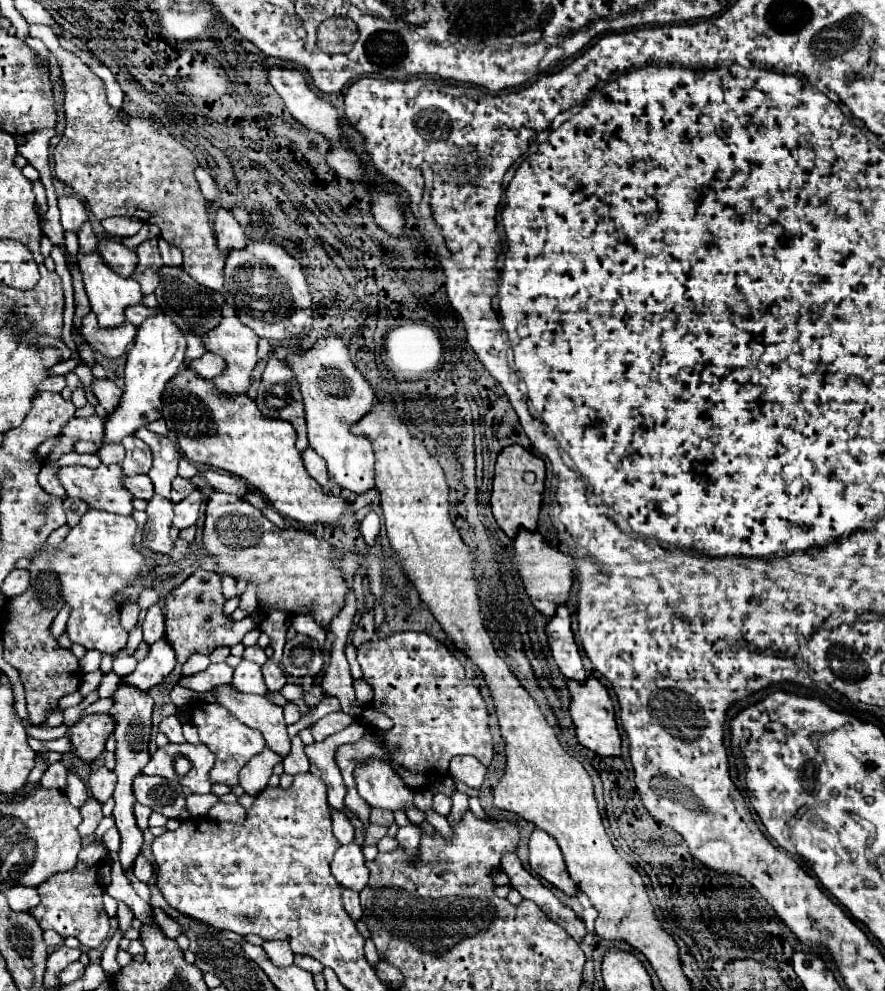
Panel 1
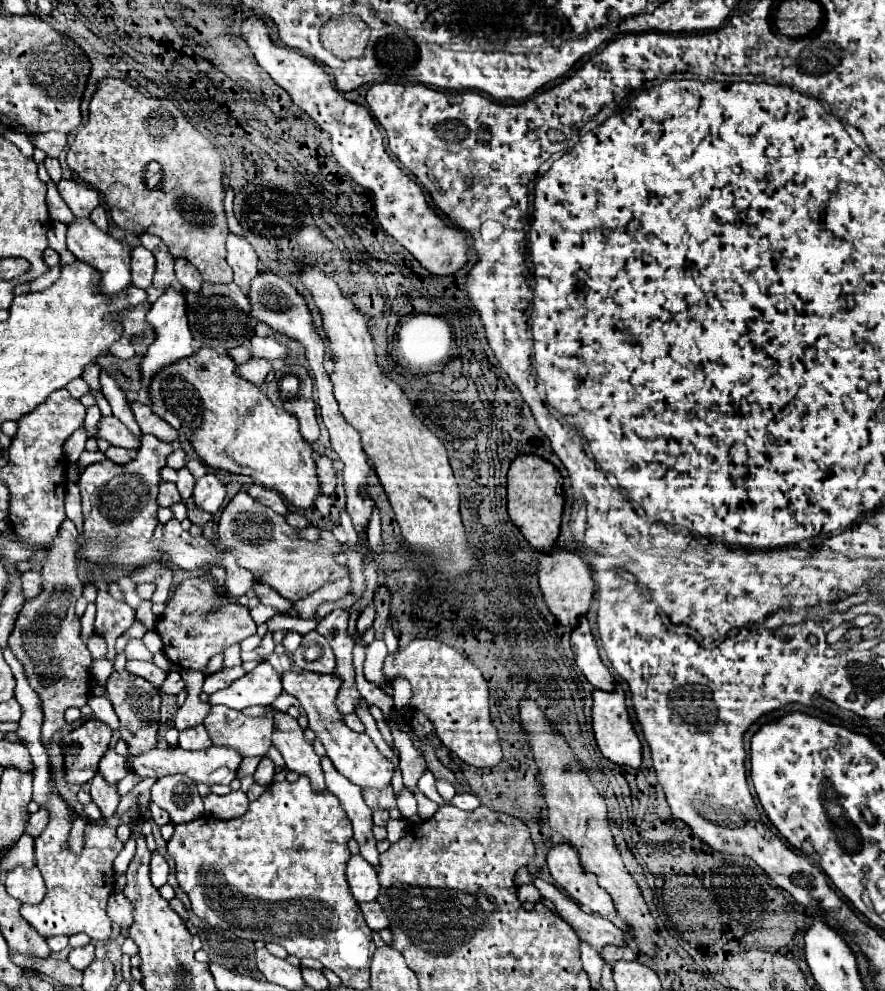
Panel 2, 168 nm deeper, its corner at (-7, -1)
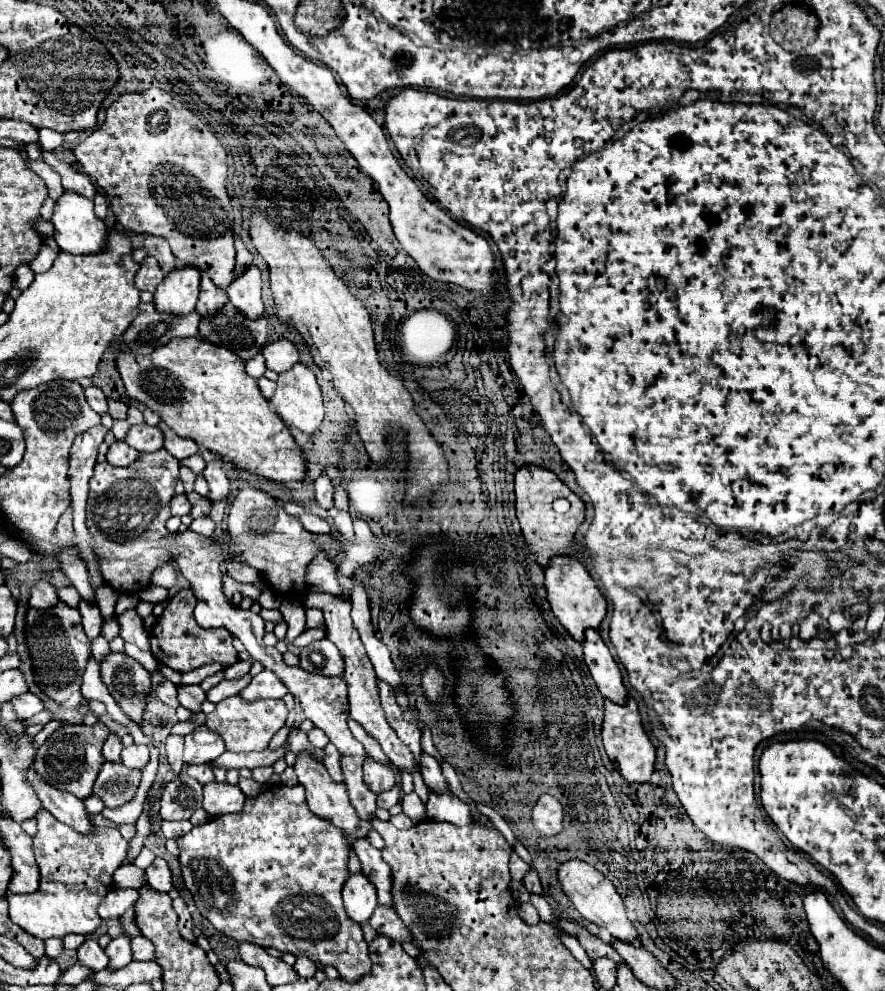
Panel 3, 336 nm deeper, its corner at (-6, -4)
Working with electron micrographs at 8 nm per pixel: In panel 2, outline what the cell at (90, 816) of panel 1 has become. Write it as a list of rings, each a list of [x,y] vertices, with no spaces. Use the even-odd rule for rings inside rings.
[[[98,774],[90,784],[90,796],[92,796],[92,802],[100,808],[102,812],[102,820],[110,818],[114,812],[116,812],[116,806],[118,806],[118,792],[116,792],[116,786],[110,786],[104,782],[104,778]]]

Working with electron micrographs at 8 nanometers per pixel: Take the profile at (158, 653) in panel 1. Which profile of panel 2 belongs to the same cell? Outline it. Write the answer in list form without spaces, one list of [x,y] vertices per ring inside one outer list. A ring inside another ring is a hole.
[[[168,672],[168,676],[164,678],[162,686],[158,688],[158,692],[164,692],[164,694],[178,694],[182,688],[184,688],[184,680],[182,680],[180,672]]]

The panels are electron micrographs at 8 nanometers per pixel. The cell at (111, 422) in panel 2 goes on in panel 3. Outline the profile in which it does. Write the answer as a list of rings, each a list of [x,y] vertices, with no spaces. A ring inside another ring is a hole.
[[[147,423],[131,427],[125,443],[129,443],[131,447],[135,447],[141,453],[147,451],[159,451],[163,449],[163,431],[159,427],[151,427]]]

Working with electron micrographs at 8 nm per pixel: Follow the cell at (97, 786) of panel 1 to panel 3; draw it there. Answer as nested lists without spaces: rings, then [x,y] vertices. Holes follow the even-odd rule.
[[[109,733],[109,737],[107,737],[107,741],[105,741],[105,745],[103,745],[103,755],[105,755],[105,759],[107,761],[121,761],[121,749],[123,749],[123,743],[121,743],[121,739],[115,735],[115,733]]]

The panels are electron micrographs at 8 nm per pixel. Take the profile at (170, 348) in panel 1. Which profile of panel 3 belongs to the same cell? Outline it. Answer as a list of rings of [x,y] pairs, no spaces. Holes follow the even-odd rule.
[[[183,265],[167,273],[155,291],[155,307],[165,313],[187,315],[195,309],[201,273],[195,265]]]

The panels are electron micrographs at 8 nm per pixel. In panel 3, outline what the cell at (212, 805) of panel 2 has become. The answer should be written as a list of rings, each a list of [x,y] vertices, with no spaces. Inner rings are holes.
[[[209,781],[203,785],[203,809],[211,817],[219,817],[225,813],[237,813],[243,809],[245,795],[237,785]]]

